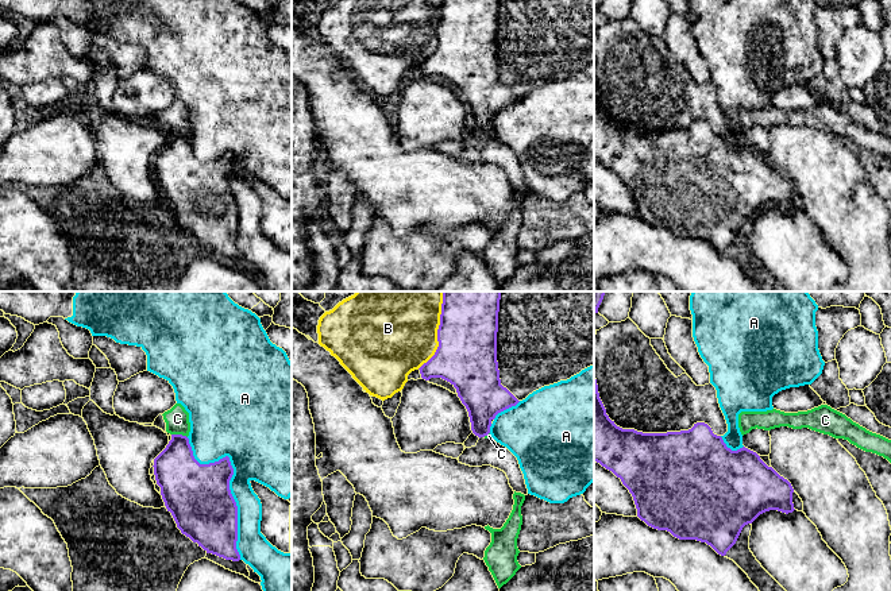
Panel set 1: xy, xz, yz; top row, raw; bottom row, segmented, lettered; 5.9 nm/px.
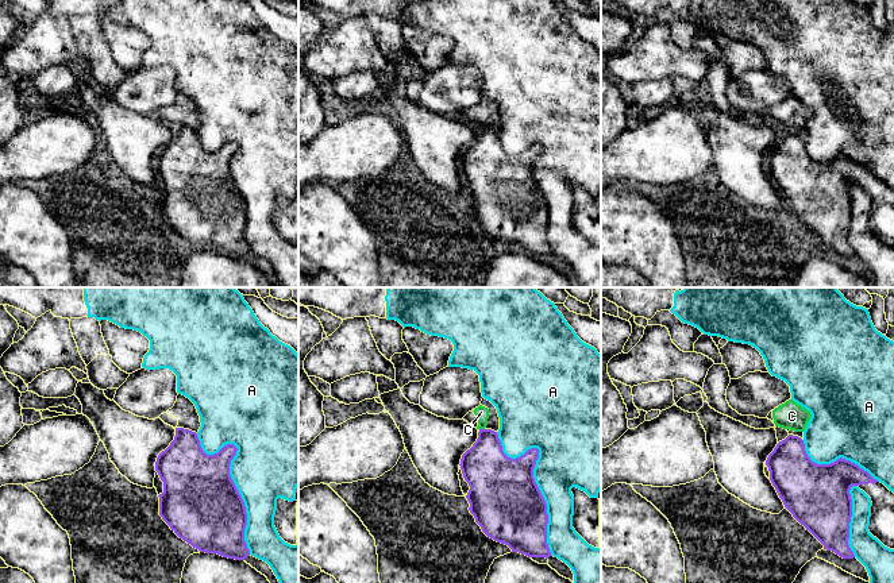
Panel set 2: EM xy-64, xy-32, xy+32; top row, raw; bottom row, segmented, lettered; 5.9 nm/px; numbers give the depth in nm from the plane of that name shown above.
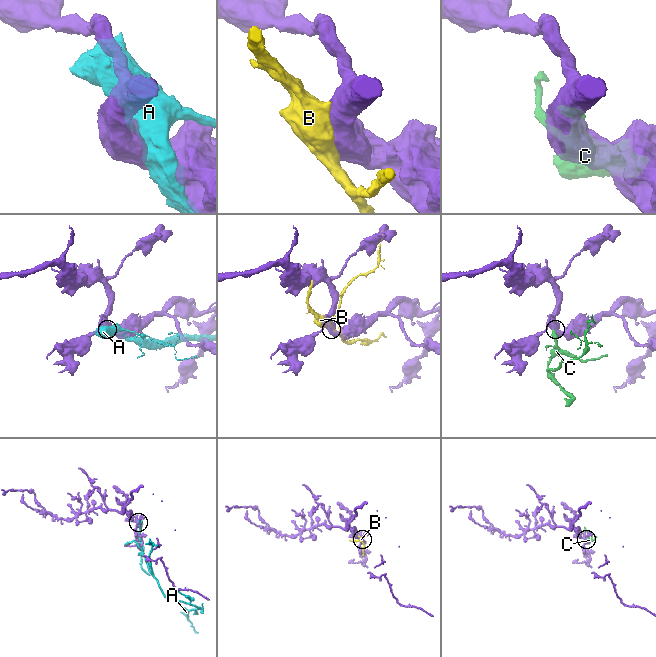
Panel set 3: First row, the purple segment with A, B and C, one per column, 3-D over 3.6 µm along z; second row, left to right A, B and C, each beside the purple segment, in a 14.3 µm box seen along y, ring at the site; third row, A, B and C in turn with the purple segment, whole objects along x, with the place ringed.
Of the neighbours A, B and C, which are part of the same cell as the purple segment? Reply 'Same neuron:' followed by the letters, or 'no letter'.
Same neuron: no letter

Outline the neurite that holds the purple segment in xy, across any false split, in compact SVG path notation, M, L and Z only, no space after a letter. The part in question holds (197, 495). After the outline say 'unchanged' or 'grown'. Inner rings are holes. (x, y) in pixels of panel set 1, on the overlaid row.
M171 434L153 467L165 506L181 533L207 553L239 561L238 506L230 490L234 475L230 457L200 464L189 439Z | unchanged

